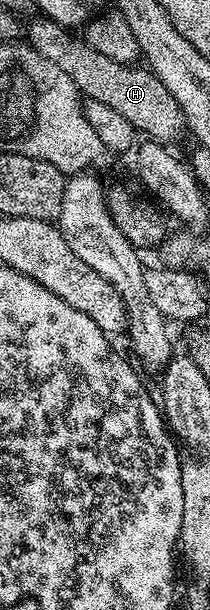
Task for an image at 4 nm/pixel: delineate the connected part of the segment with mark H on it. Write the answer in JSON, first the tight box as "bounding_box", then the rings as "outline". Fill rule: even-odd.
{"bounding_box":[27,16,187,144],"outline":[[[37,16],[30,26],[27,26],[27,42],[38,50],[51,64],[57,65],[62,72],[67,72],[86,99],[99,102],[106,111],[114,110],[133,125],[138,135],[146,134],[146,139],[162,144],[174,144],[181,137],[186,137],[187,127],[181,105],[167,92],[167,84],[159,80],[157,75],[148,68],[137,64],[122,64],[111,60],[111,56],[103,56],[103,52],[95,52],[76,33],[70,32],[57,22],[44,16]]]}

